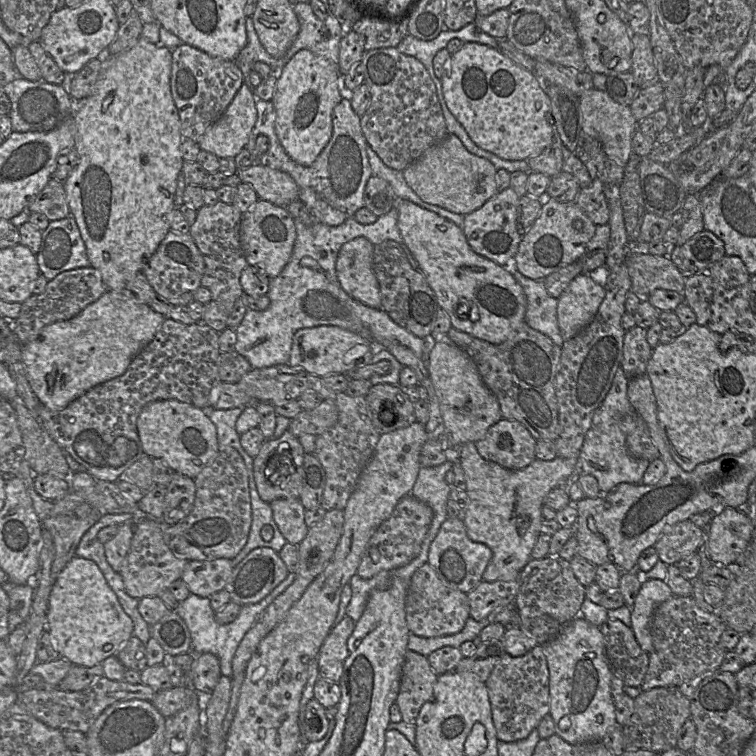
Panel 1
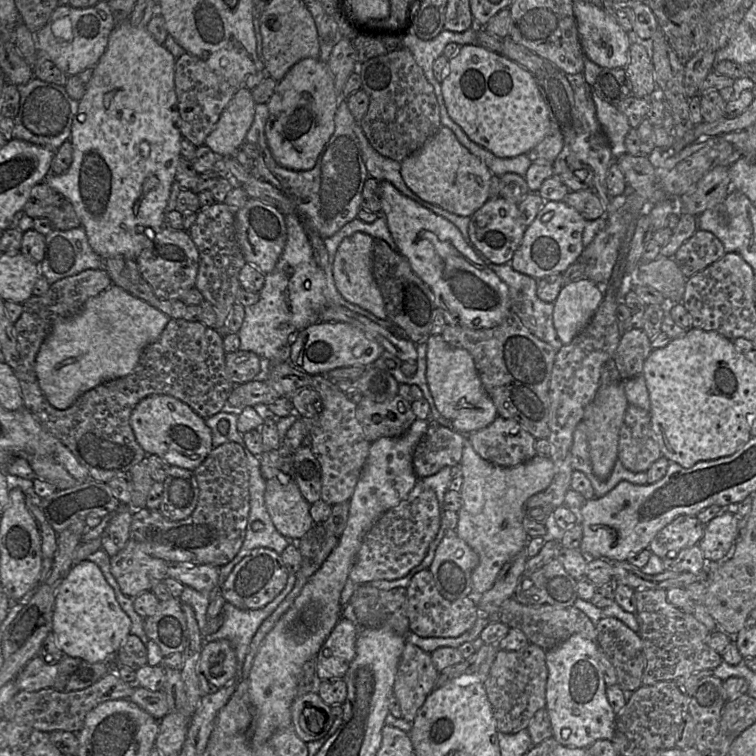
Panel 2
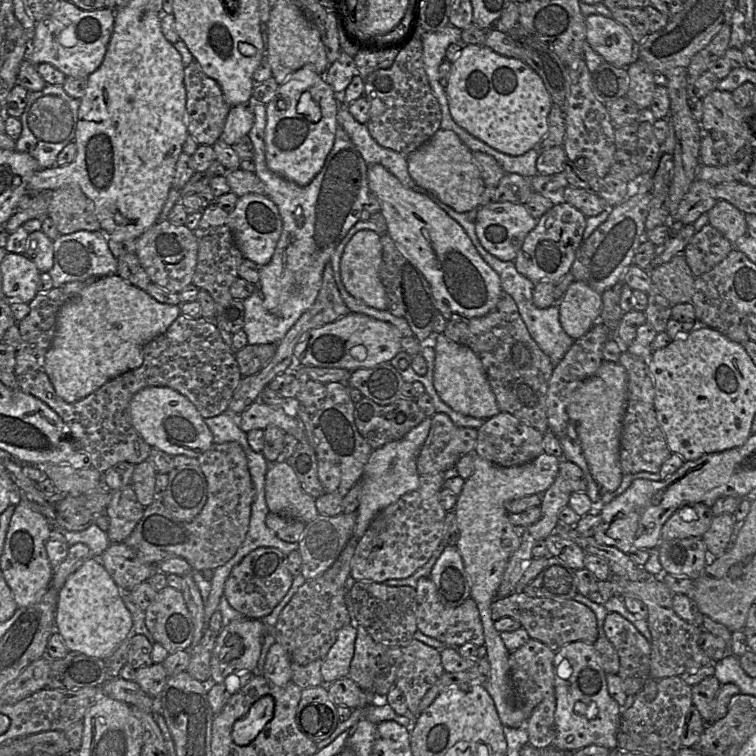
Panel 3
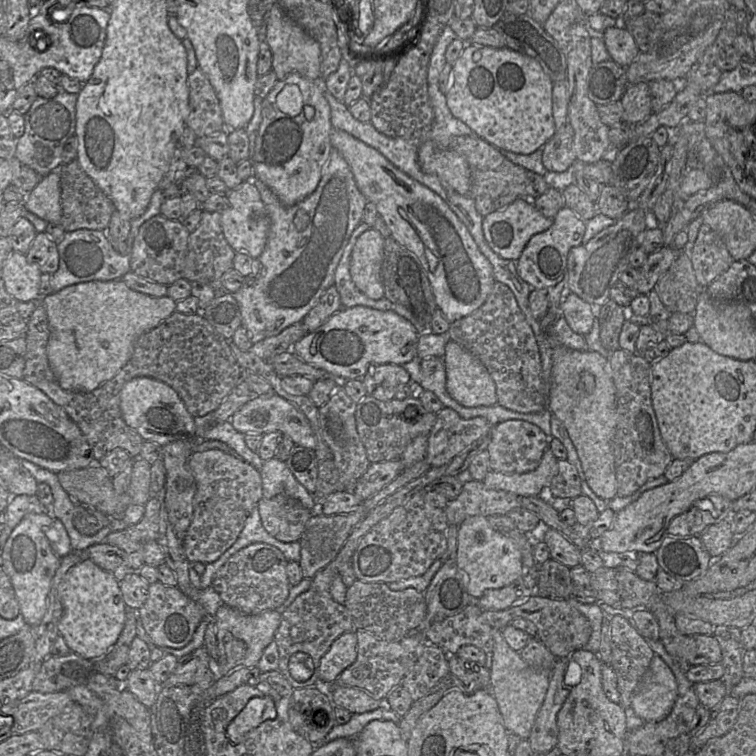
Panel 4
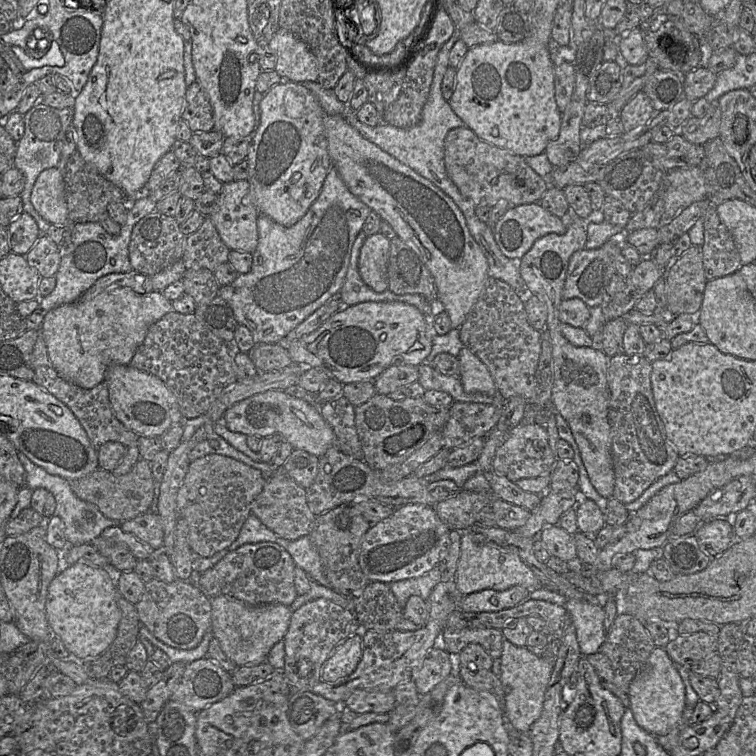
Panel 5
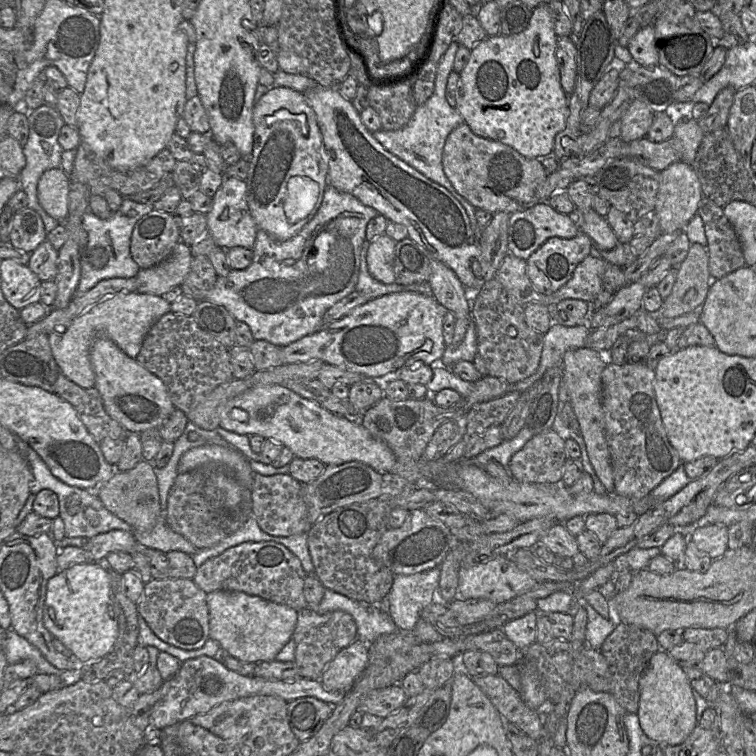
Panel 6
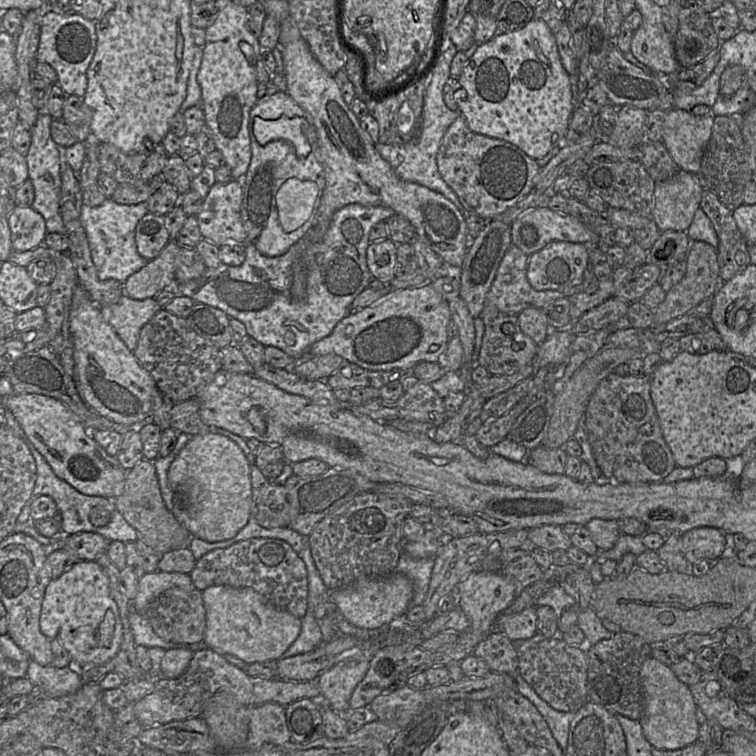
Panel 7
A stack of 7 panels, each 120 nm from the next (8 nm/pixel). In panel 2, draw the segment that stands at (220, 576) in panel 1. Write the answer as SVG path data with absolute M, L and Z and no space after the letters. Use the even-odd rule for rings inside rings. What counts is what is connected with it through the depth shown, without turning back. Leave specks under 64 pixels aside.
M167 562L167 576L199 592L211 592L218 585L219 568L213 565Z

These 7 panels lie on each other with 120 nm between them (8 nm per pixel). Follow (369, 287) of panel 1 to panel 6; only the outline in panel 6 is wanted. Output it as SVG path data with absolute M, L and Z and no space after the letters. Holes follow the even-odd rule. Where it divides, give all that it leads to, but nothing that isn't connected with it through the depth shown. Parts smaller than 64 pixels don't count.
M382 234L370 241L366 261L369 273L373 278L384 284L395 282L393 270L396 241L386 234Z

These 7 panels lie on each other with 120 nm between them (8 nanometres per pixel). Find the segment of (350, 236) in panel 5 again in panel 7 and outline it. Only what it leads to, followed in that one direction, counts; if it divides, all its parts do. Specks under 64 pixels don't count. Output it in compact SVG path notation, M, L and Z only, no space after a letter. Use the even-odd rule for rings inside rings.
M350 203L336 211L322 234L310 231L308 235L292 245L283 255L268 257L260 253L254 244L246 244L246 258L239 266L221 264L217 268L207 268L205 273L186 283L174 283L177 295L190 297L195 303L204 303L224 311L229 317L240 320L249 336L255 338L264 346L281 349L296 361L302 360L312 344L330 335L335 326L351 313L354 299L367 287L374 278L367 266L366 251L369 232L374 224L386 221L395 214L394 210L385 206L364 206ZM302 263L307 270L306 294L303 299L296 299L291 294L293 267ZM287 331L295 333L293 345L285 342Z

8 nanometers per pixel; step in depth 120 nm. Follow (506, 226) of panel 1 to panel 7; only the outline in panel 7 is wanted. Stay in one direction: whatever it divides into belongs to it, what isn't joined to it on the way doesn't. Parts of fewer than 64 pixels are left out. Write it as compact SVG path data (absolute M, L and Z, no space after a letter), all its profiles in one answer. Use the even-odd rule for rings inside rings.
M539 207L520 214L510 225L511 244L528 256L540 251L552 241L582 243L587 247L598 247L599 236L570 214L560 214L549 207Z

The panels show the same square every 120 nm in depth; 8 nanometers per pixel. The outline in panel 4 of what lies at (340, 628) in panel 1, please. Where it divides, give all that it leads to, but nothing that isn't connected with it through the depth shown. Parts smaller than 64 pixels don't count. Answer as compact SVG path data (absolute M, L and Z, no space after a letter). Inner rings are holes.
M356 631L342 634L320 660L319 678L324 684L334 684L342 672L357 658L358 638Z

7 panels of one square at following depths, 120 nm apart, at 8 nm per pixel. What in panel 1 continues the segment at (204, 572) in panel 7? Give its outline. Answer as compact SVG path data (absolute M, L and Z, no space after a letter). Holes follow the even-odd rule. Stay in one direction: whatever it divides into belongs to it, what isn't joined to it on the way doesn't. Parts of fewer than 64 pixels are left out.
M255 548L233 568L225 590L231 601L241 606L255 604L284 581L288 573L285 563L273 549Z

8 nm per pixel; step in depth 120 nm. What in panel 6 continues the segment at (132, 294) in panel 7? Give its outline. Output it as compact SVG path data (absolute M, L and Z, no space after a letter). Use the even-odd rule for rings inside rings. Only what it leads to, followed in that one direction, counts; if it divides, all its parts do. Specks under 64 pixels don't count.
M179 241L169 257L159 264L140 269L136 275L137 291L162 296L175 286L181 286L190 271L192 254L190 246Z

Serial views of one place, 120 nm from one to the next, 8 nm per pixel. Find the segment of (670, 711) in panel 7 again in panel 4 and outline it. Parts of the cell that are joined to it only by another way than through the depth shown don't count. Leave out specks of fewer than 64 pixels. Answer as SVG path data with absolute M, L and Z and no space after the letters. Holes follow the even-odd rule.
M654 654L649 668L635 689L631 707L644 722L658 722L672 710L678 696L676 678L659 656Z

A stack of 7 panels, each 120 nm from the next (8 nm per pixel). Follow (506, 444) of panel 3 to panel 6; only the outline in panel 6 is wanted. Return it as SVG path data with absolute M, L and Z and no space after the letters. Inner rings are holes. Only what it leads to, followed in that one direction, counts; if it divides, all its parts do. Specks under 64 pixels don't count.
M550 429L533 435L515 453L508 471L514 479L523 483L561 484L567 459L565 439Z

